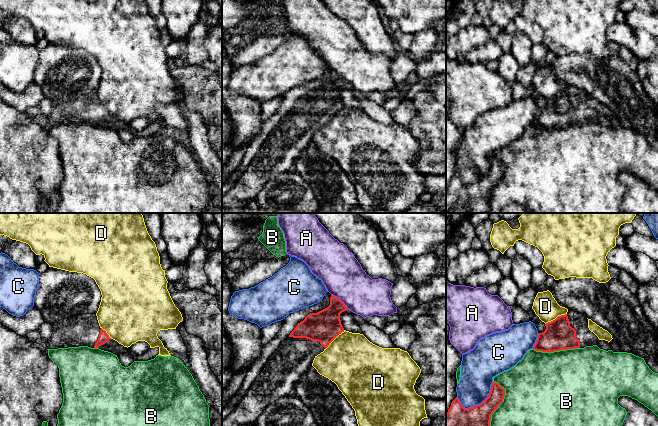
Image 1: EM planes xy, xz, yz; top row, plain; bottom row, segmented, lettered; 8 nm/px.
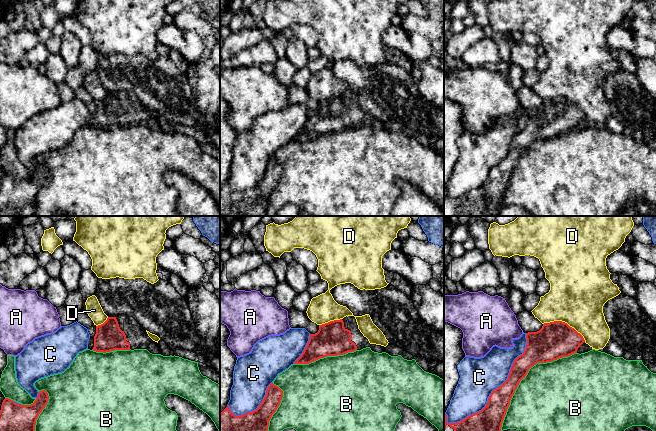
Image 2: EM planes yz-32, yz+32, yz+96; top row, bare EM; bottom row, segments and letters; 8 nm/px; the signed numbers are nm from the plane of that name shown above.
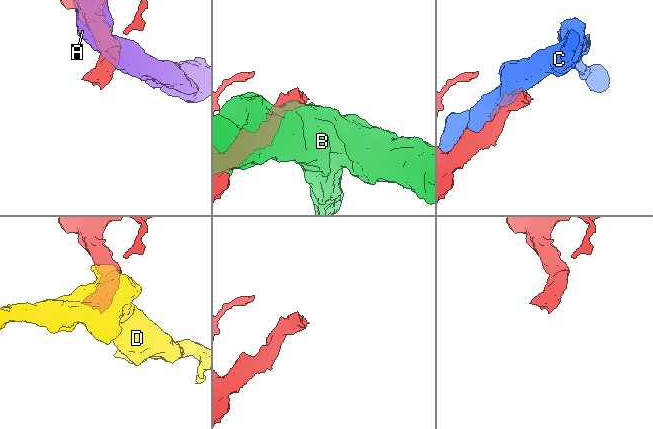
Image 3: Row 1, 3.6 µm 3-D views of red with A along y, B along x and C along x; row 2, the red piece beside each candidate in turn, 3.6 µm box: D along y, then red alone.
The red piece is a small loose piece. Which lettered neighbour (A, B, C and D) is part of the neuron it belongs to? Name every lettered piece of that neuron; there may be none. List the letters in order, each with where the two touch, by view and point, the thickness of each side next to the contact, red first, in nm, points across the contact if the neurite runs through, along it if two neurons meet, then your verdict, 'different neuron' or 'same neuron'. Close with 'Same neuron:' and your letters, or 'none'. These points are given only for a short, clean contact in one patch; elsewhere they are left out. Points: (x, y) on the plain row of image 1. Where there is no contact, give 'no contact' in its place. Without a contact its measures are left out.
A: xz (340, 76) | 260/340 nm | different neuron
B: yz (497, 183) | 280/420 nm | different neuron
C: yz (477, 181) | 380/260 nm | different neuron
D: yz (556, 94) | 240/200 nm | along yz (566, 89), (557, 92), (545, 100) | different neuron
Same neuron: none

